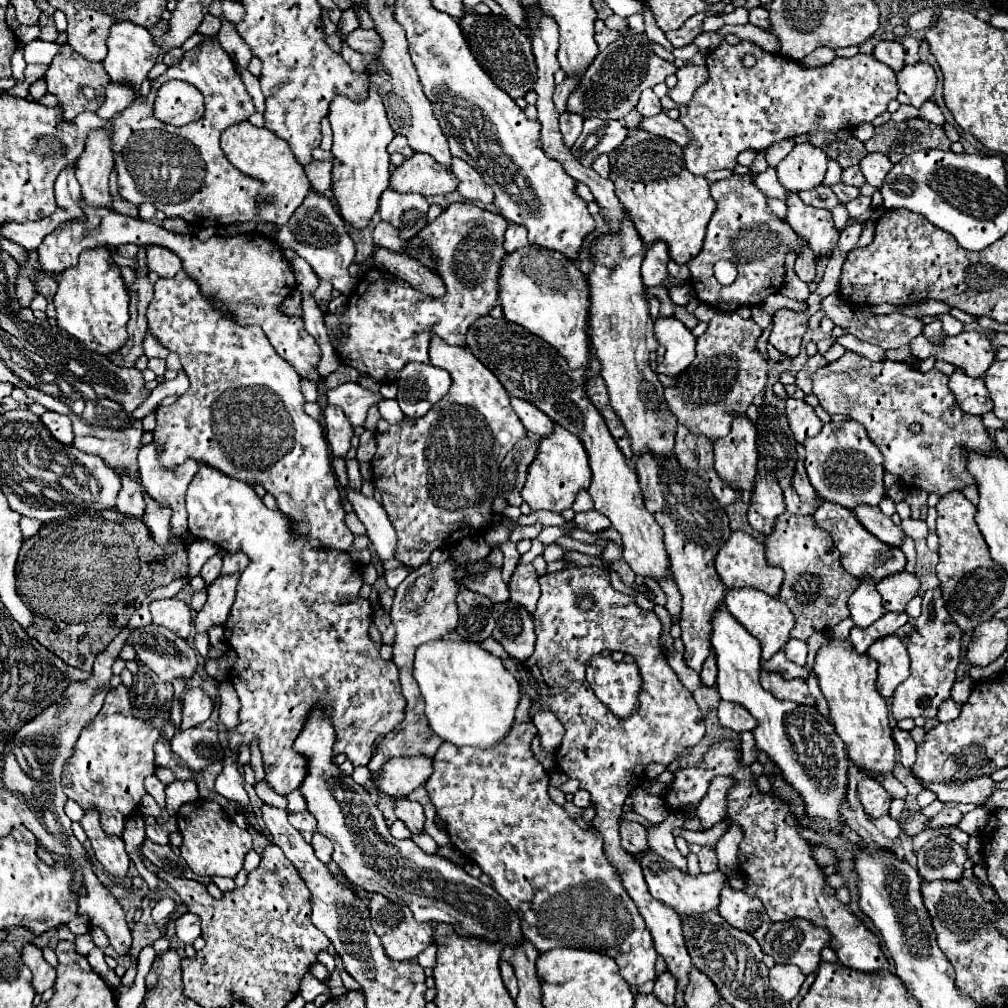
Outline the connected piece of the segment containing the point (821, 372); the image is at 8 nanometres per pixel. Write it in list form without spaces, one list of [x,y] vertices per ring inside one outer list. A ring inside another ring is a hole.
[[[845,351],[845,355],[841,357],[841,359],[837,359],[837,361],[833,361],[833,363],[827,363],[825,367],[821,367],[821,369],[817,369],[813,375],[811,375],[811,381],[813,381],[813,395],[819,399],[819,403],[821,403],[821,407],[827,411],[827,413],[841,413],[841,415],[849,415],[851,419],[855,419],[855,421],[859,421],[861,425],[865,425],[865,429],[869,429],[869,437],[871,437],[871,441],[879,447],[879,451],[883,453],[883,457],[885,457],[885,463],[883,463],[883,467],[885,467],[885,471],[887,473],[891,473],[891,475],[895,475],[897,477],[897,481],[899,483],[903,483],[903,485],[907,485],[907,487],[917,487],[917,489],[923,489],[923,491],[927,491],[927,493],[935,493],[935,495],[945,495],[945,493],[949,493],[949,491],[961,491],[961,489],[965,489],[967,485],[975,485],[975,477],[967,471],[967,461],[969,461],[969,453],[979,453],[979,455],[989,455],[991,451],[993,451],[993,447],[995,447],[995,441],[993,441],[993,437],[989,435],[989,431],[985,429],[985,425],[983,425],[983,421],[981,421],[981,417],[979,415],[971,415],[971,413],[965,413],[959,405],[957,405],[957,399],[953,397],[953,391],[949,389],[949,377],[947,375],[943,375],[941,371],[937,371],[937,369],[931,369],[929,373],[921,373],[919,369],[913,369],[913,367],[909,367],[907,363],[895,363],[895,361],[887,361],[887,359],[883,359],[883,361],[869,361],[867,357],[861,357],[861,355],[857,355],[857,353],[853,353],[853,351]],[[911,425],[921,425],[923,429],[921,429],[921,433],[911,433]]]

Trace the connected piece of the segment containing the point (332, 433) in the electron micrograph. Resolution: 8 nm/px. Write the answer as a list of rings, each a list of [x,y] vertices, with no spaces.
[[[325,407],[323,417],[325,417],[325,433],[333,457],[345,457],[345,453],[351,449],[351,439],[353,439],[351,423],[337,407]]]

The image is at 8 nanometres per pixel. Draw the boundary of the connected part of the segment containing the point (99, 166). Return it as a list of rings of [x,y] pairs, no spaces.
[[[107,131],[89,133],[85,151],[77,161],[77,181],[83,189],[87,205],[109,209],[113,199],[109,193],[109,175],[113,171],[113,153]]]

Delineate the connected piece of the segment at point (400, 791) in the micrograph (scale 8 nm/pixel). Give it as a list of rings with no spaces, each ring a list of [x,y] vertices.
[[[397,757],[389,759],[381,773],[375,777],[377,787],[391,797],[405,797],[419,785],[423,785],[431,773],[431,759],[429,757]]]

